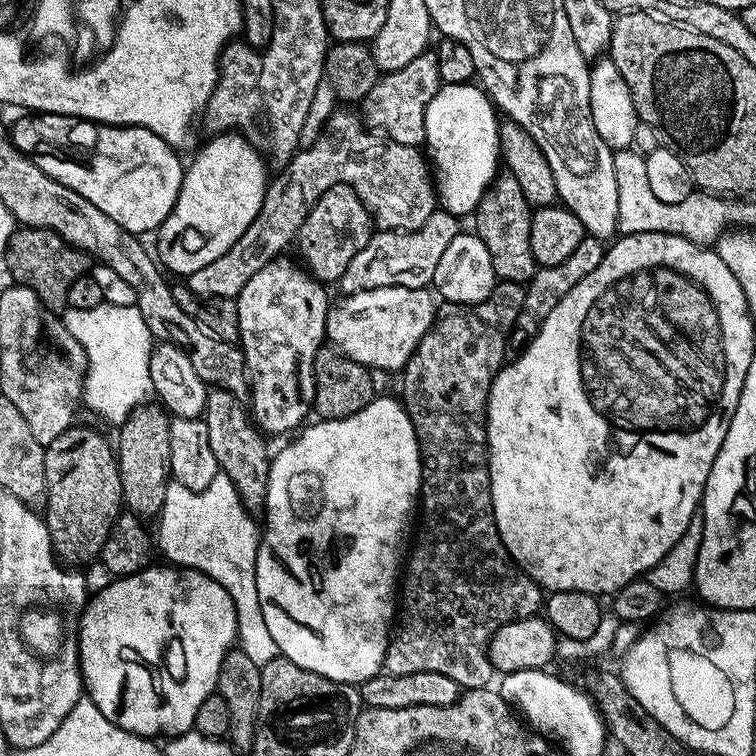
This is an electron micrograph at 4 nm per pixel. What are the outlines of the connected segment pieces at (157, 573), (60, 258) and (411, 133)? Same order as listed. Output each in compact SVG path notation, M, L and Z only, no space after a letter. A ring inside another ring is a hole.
M149 566L129 576L109 579L109 584L97 596L95 593L85 604L84 613L80 616L80 679L87 699L94 701L98 710L102 710L102 714L106 714L106 718L110 718L110 722L114 722L122 730L132 732L135 736L149 738L160 738L156 736L171 738L180 735L181 732L193 731L194 714L198 714L198 706L202 706L202 702L206 702L206 698L216 692L216 683L224 655L238 640L236 607L230 594L220 583L207 576L205 572L177 570L172 566L164 567L168 568Z
M17 227L12 233L6 249L8 272L15 283L26 286L38 294L38 298L51 312L60 314L68 308L70 286L90 268L90 260L85 253L64 241L54 230L45 228Z
M426 50L418 54L410 66L381 75L374 90L370 90L362 102L362 119L373 130L379 130L411 148L420 148L426 138L426 106L430 106L430 98L434 98L440 85L436 53Z

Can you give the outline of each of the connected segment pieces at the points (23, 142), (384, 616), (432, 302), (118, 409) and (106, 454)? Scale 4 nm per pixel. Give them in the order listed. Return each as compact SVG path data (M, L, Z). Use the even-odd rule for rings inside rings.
M32 112L17 116L20 117L10 124L10 135L17 150L30 157L34 166L42 170L42 174L50 174L50 178L74 190L74 194L82 194L86 202L98 206L107 217L118 222L119 226L137 234L152 234L159 229L170 210L174 210L174 202L178 202L178 190L182 190L186 164L185 161L180 161L181 153L158 138L154 130L146 130L142 126L97 124L94 120L53 112Z
M377 395L365 408L358 410L358 414L350 414L341 420L317 419L315 423L309 423L299 435L292 438L297 440L290 441L277 456L275 453L268 466L262 509L264 524L262 520L262 535L256 551L258 602L262 606L262 618L266 618L266 626L274 637L280 655L294 662L294 666L302 666L302 670L322 674L322 678L359 686L380 675L390 633L394 628L394 617L398 612L398 581L402 576L402 561L406 556L404 543L412 528L412 511L415 508L417 511L420 494L420 443L414 422L410 422L410 414L404 409L403 403L392 396Z
M386 286L374 290L349 292L343 298L331 305L328 309L327 339L339 351L346 353L354 362L364 365L369 370L381 368L384 372L399 373L422 338L432 328L438 315L438 300L428 288L403 288L402 286Z
M99 304L94 310L78 310L68 308L62 319L66 330L78 338L78 342L86 350L88 359L88 373L84 379L83 403L89 404L104 420L109 420L113 426L119 426L153 395L150 376L150 360L154 347L154 337L146 326L146 318L136 308L130 306L114 306L113 304Z
M73 426L58 434L58 438L45 447L44 465L48 479L46 523L53 552L68 566L95 561L104 549L124 504L116 448L108 445L102 433Z

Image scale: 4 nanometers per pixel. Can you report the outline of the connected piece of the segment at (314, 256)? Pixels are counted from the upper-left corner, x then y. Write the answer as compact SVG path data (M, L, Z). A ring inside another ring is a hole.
M339 184L330 186L330 190L318 198L306 222L302 222L298 245L304 255L303 263L311 275L321 282L339 282L342 274L346 274L346 266L350 266L354 254L358 254L358 250L370 242L373 234L374 216L364 205L364 199L349 184Z

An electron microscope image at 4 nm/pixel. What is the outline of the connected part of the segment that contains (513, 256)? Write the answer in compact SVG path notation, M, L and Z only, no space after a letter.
M507 170L497 175L478 202L474 213L474 235L484 243L486 250L490 250L490 262L494 262L497 281L527 285L535 274L538 265L534 250L530 250L532 214L533 209L526 202L526 194L522 194L522 186L518 186L518 178Z

